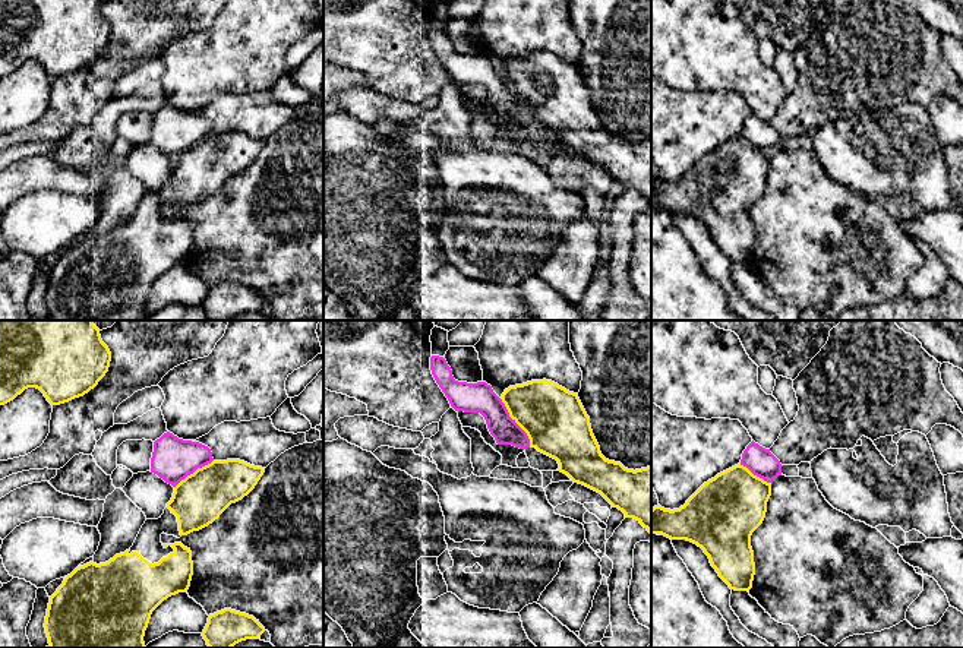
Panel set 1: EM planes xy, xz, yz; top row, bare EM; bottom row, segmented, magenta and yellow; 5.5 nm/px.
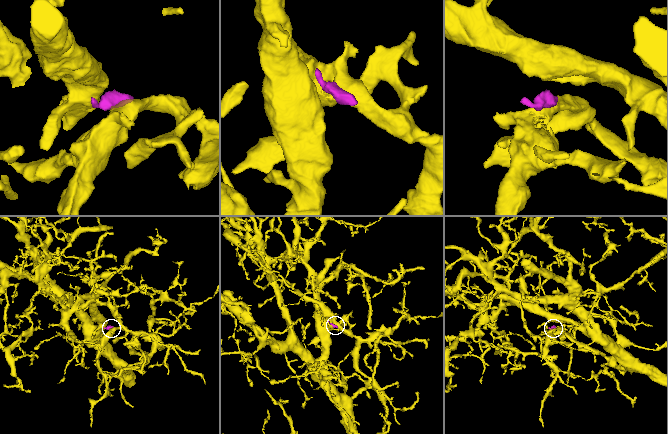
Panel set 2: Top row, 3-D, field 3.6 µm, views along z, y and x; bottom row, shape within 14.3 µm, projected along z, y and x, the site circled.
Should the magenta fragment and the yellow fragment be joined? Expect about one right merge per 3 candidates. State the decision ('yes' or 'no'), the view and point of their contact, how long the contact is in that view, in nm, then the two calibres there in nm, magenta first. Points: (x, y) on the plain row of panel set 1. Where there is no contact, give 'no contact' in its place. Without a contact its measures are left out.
no; meets magenta in xz at (514, 94); contact 320 nm long; 160 nm thick on the magenta side, 340 nm on the other

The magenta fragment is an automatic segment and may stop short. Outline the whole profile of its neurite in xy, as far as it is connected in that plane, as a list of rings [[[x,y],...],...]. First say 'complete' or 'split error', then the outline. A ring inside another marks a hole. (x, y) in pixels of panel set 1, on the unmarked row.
complete | [[[167,104],[154,114],[151,145],[176,159],[187,148],[214,133],[208,118]]]

